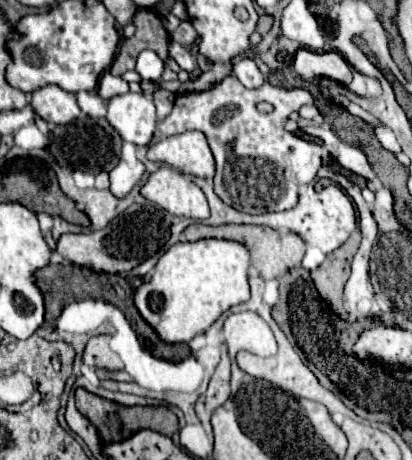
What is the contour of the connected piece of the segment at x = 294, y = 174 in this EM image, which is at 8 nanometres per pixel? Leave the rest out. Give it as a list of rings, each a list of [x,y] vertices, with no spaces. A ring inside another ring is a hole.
[[[227,78],[217,82],[211,90],[197,92],[197,94],[179,94],[175,98],[171,114],[159,122],[159,130],[163,136],[173,136],[185,130],[201,130],[211,146],[211,152],[217,162],[217,172],[213,176],[215,194],[229,206],[239,208],[247,214],[265,214],[265,212],[281,212],[289,210],[299,202],[299,186],[309,184],[315,180],[317,170],[321,168],[321,146],[315,142],[307,142],[297,134],[285,130],[285,122],[291,112],[299,110],[305,104],[313,104],[313,96],[305,88],[275,88],[275,86],[261,86],[259,90],[245,88],[239,80]],[[257,102],[269,102],[273,106],[271,112],[261,114],[257,110]]]

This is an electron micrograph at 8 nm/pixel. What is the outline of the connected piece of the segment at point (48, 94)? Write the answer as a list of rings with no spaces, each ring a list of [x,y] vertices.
[[[45,86],[33,92],[33,110],[45,120],[55,124],[67,124],[79,116],[77,98],[59,86]]]

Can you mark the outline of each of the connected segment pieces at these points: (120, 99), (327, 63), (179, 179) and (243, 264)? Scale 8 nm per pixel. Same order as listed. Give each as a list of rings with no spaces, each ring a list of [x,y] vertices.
[[[127,92],[109,100],[107,120],[123,140],[147,146],[155,132],[155,104],[145,94]]]
[[[297,50],[293,68],[299,78],[311,82],[313,78],[331,78],[341,84],[351,84],[351,66],[343,60],[337,52],[311,52],[311,50]]]
[[[161,166],[149,174],[147,182],[141,186],[141,196],[175,216],[193,220],[205,220],[209,216],[209,206],[201,188],[191,176],[171,166]]]
[[[203,238],[197,242],[177,242],[159,258],[153,276],[135,290],[133,300],[141,316],[155,328],[161,340],[169,344],[189,342],[193,336],[203,334],[225,310],[249,300],[251,294],[249,294],[247,270],[249,270],[249,252],[241,242],[217,240],[217,238]]]

